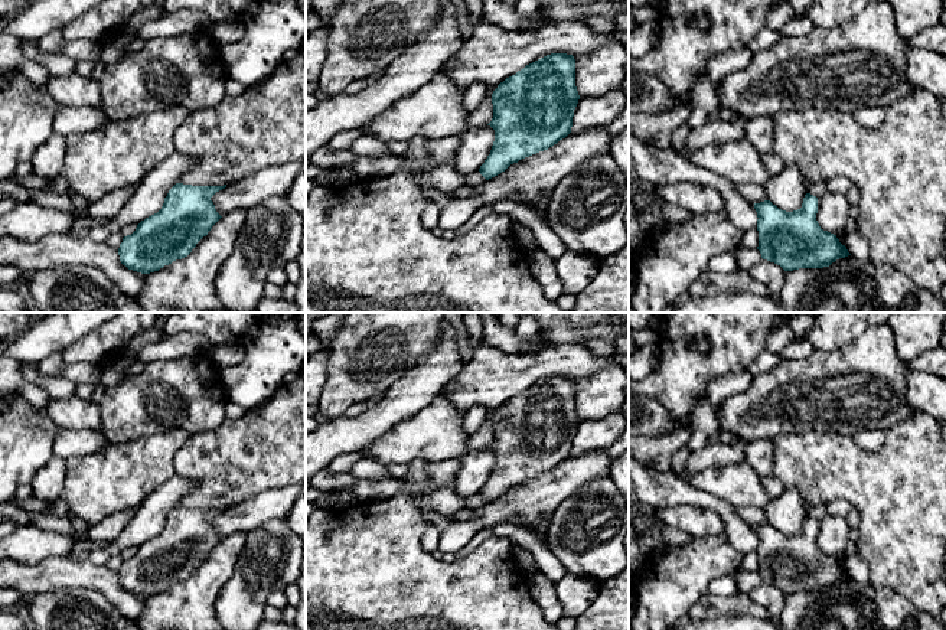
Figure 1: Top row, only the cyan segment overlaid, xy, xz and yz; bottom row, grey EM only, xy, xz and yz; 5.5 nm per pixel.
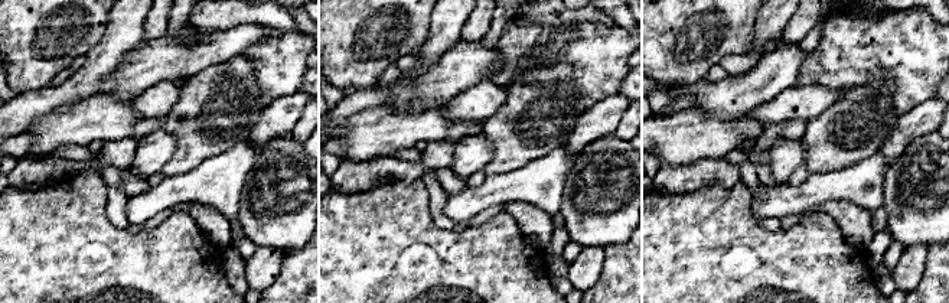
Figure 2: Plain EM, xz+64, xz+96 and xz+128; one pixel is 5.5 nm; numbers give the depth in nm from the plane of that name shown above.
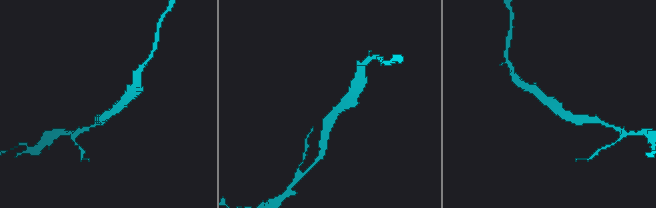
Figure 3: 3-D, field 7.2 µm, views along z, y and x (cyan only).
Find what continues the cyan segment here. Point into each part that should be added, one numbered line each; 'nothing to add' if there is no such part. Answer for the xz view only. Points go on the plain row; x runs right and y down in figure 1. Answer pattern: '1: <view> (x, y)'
nothing to add

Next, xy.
nothing to add

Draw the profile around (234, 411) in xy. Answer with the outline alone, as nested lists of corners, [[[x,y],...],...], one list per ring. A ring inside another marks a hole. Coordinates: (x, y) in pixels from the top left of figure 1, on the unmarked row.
[[[234,401],[226,402],[225,405],[225,418],[229,421],[236,421],[239,418],[242,418],[247,412],[247,407],[242,407]]]

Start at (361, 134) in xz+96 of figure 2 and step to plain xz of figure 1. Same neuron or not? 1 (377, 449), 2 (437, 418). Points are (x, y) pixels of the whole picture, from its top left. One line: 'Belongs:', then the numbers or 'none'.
Belongs: 1, 2

